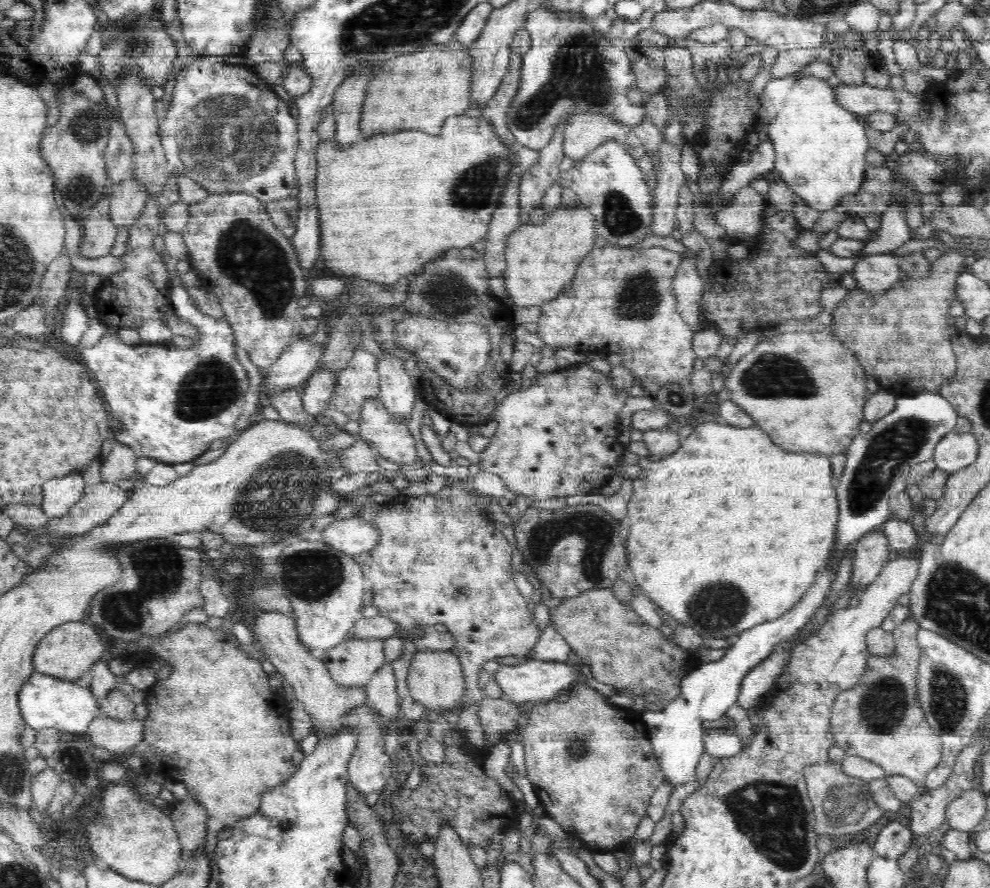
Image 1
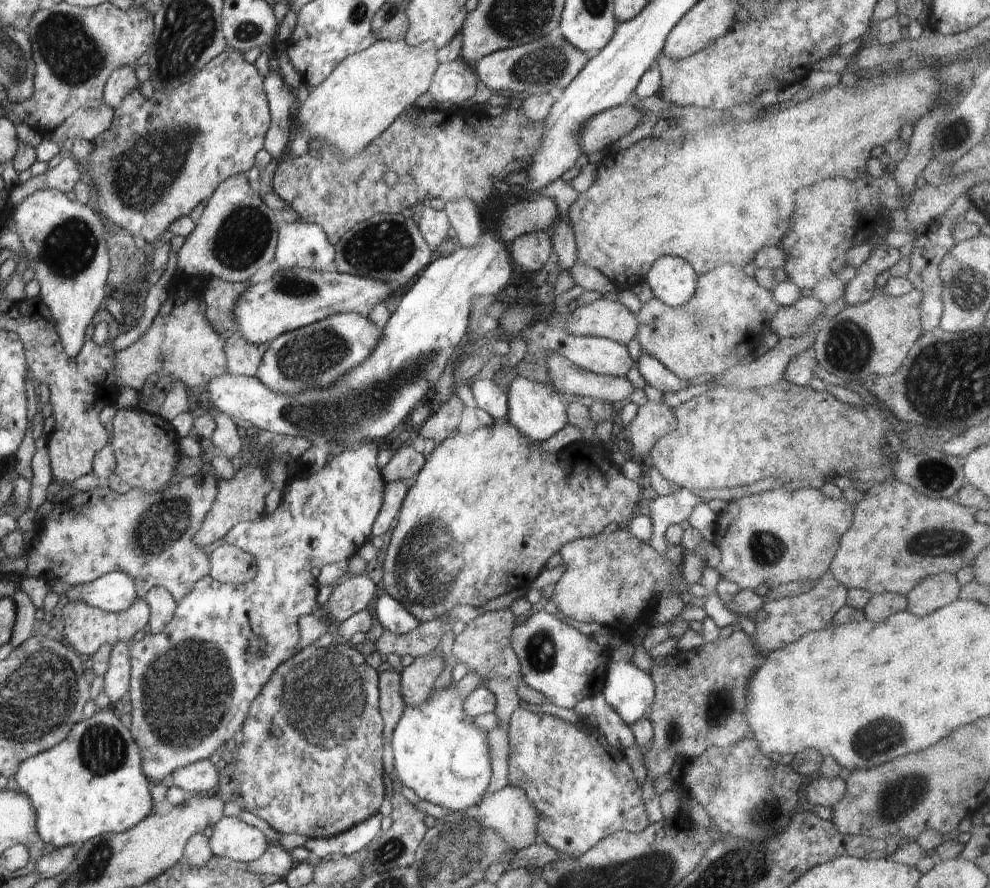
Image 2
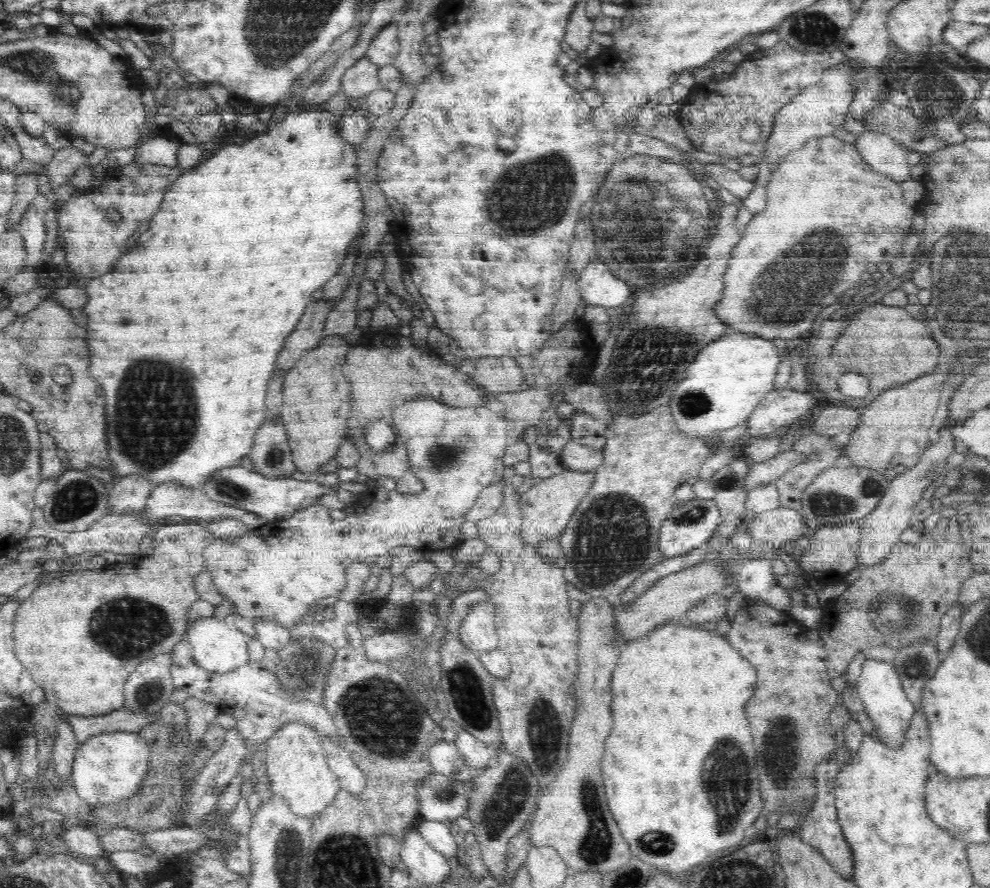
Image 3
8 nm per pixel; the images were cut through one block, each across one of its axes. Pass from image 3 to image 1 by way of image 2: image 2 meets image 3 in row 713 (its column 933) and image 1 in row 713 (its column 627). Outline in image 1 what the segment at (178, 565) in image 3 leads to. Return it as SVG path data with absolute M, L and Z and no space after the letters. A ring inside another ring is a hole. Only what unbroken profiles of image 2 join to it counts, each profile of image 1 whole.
M188 622L184 628L170 634L166 632L165 635L140 636L138 640L128 642L116 638L111 647L110 657L120 656L122 660L127 660L133 654L132 660L136 666L142 656L153 656L156 665L166 663L173 666L164 682L154 684L147 690L144 703L147 705L148 716L144 718L144 741L124 753L115 754L114 758L126 763L130 754L138 755L148 774L156 773L162 775L163 779L186 785L189 796L206 809L208 822L204 846L210 856L217 845L216 836L219 831L250 815L255 816L262 795L270 788L285 783L298 770L305 757L300 745L292 737L290 710L270 689L269 675L262 669L261 662L249 657L238 645L235 636L221 627L212 631L202 623Z

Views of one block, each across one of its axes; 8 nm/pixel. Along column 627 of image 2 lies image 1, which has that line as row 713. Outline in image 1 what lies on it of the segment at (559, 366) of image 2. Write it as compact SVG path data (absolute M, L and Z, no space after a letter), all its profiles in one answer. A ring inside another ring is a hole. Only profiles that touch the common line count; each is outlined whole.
M384 662L374 672L365 689L367 692L367 704L378 714L381 714L383 721L399 718L402 710L396 693L396 677L394 677L394 670L390 666L390 662Z

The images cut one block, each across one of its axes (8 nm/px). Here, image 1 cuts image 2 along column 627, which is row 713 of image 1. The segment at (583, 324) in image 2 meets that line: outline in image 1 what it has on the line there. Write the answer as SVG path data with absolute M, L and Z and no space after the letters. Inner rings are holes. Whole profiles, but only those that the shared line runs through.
M265 611L255 620L253 633L255 640L261 644L262 651L268 655L268 660L277 668L277 672L292 686L295 700L313 718L313 729L320 739L336 737L344 728L343 714L355 706L367 704L367 692L364 687L344 687L330 676L328 667L298 638L296 621L292 616L276 611Z

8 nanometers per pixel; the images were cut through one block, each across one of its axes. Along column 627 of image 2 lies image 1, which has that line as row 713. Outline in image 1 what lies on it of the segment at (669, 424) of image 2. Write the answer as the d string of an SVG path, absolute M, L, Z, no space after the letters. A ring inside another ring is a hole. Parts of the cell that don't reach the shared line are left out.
M418 651L411 660L407 675L409 694L428 708L425 717L434 719L442 710L457 710L465 693L465 674L460 659L452 651Z

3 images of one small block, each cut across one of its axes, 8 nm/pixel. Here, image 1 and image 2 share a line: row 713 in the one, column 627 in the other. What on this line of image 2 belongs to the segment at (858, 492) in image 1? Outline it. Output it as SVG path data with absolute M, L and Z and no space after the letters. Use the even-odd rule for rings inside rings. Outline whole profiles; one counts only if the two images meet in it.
M624 642L622 646L616 646L616 650L612 650L610 653L611 658L608 664L606 664L602 692L608 706L611 706L630 727L636 720L647 716L647 711L653 702L656 686L652 678L650 678L650 674L639 669L634 664L633 656L635 654L635 646L632 642Z

